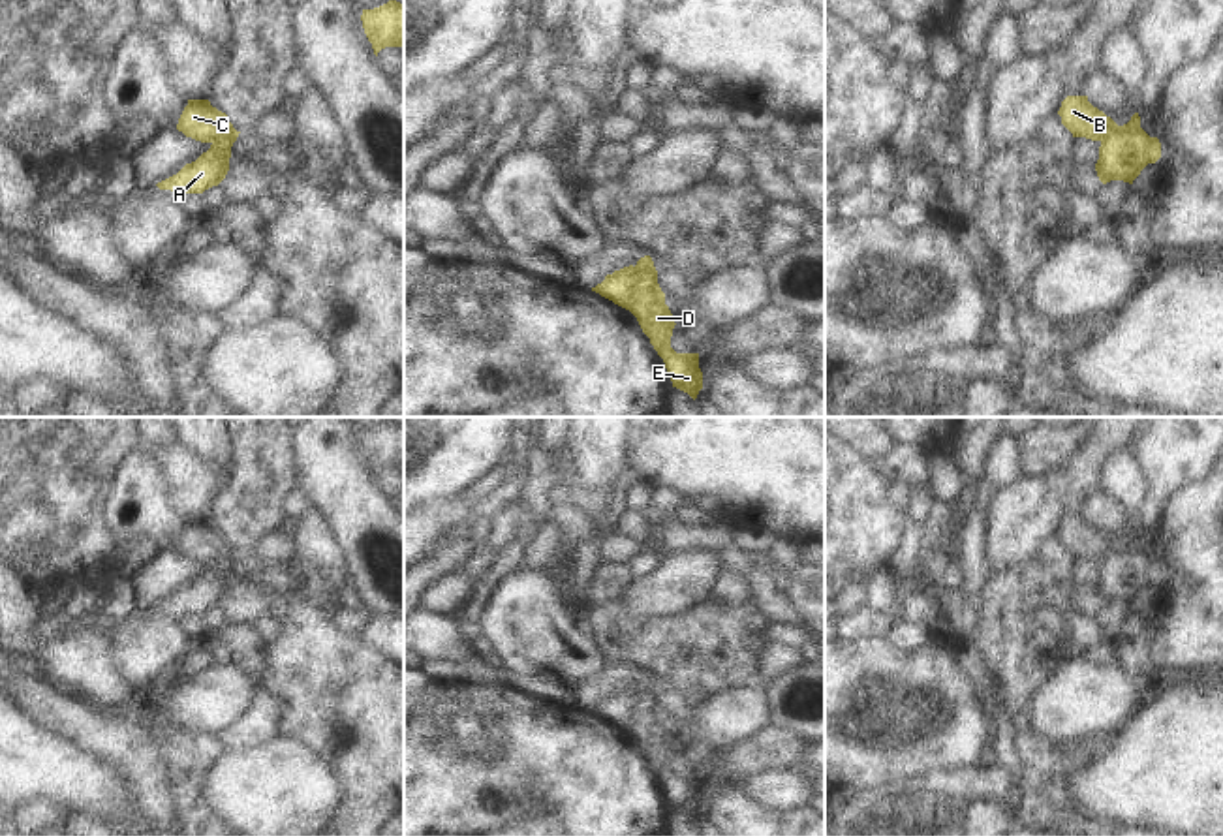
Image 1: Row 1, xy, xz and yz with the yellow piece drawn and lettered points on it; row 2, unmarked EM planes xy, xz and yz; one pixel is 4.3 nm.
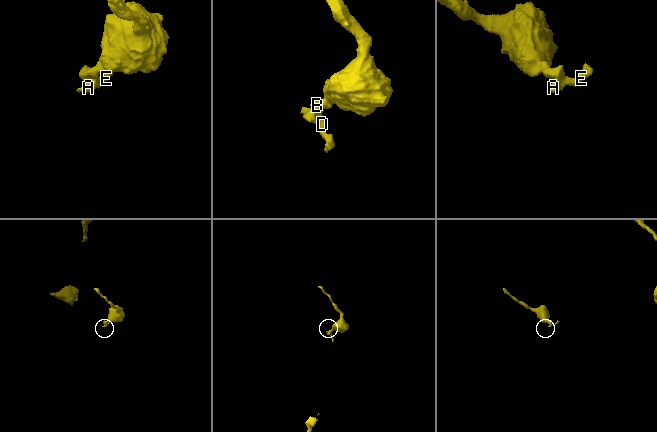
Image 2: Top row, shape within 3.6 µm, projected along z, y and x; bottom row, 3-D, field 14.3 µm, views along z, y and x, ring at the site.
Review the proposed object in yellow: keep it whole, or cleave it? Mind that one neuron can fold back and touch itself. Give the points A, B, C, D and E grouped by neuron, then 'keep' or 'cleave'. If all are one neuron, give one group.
groups A D E / B C; cleave

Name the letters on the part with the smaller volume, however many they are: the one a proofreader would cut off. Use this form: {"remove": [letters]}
{"remove": ["A", "D", "E"]}

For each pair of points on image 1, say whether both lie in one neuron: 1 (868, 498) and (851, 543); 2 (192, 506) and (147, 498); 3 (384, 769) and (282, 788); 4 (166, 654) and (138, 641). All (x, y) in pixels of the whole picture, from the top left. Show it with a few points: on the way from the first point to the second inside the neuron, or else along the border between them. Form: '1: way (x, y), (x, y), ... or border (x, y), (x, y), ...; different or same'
1: way (863, 510), (863, 532); same
2: border (160, 461), (168, 474), (171, 502), (188, 519); different
3: border (310, 744), (344, 784), (344, 805), (337, 816); different
4: way (158, 649), (145, 643); same

